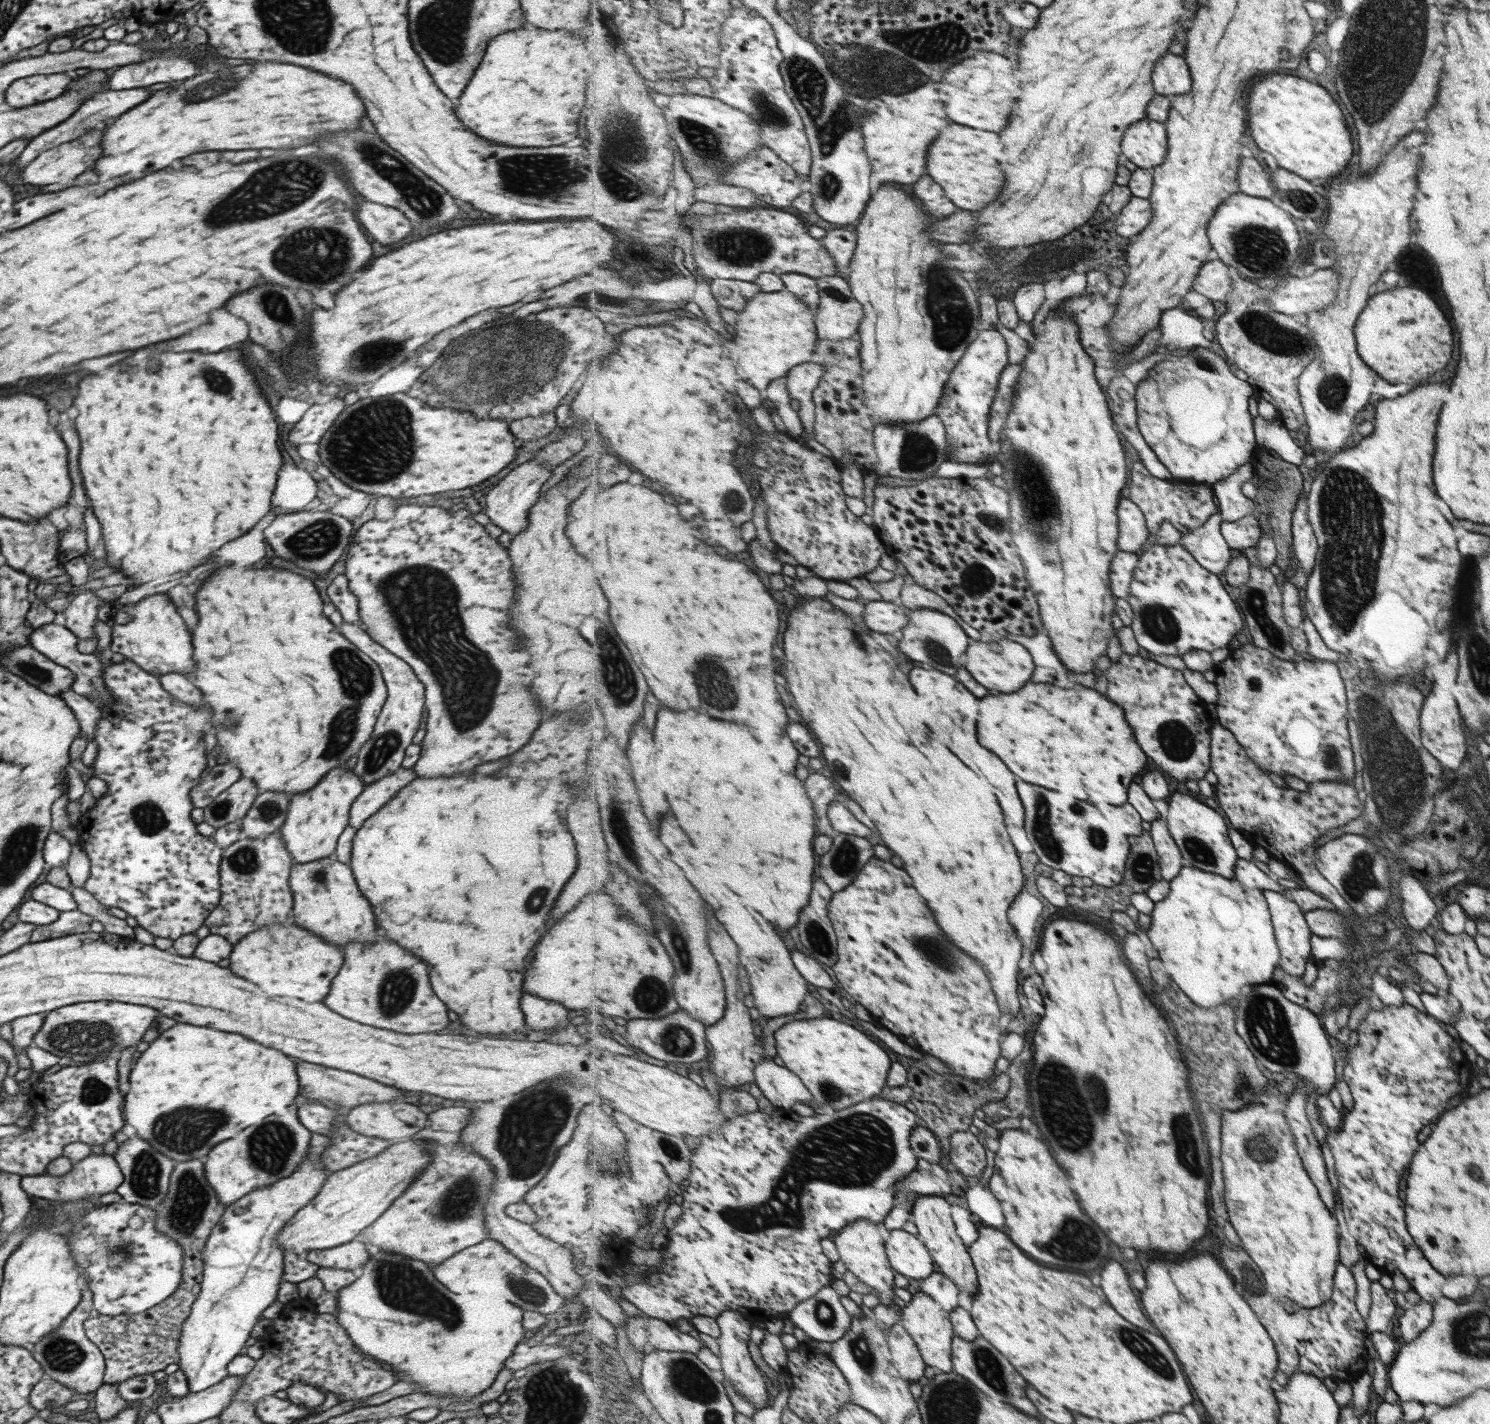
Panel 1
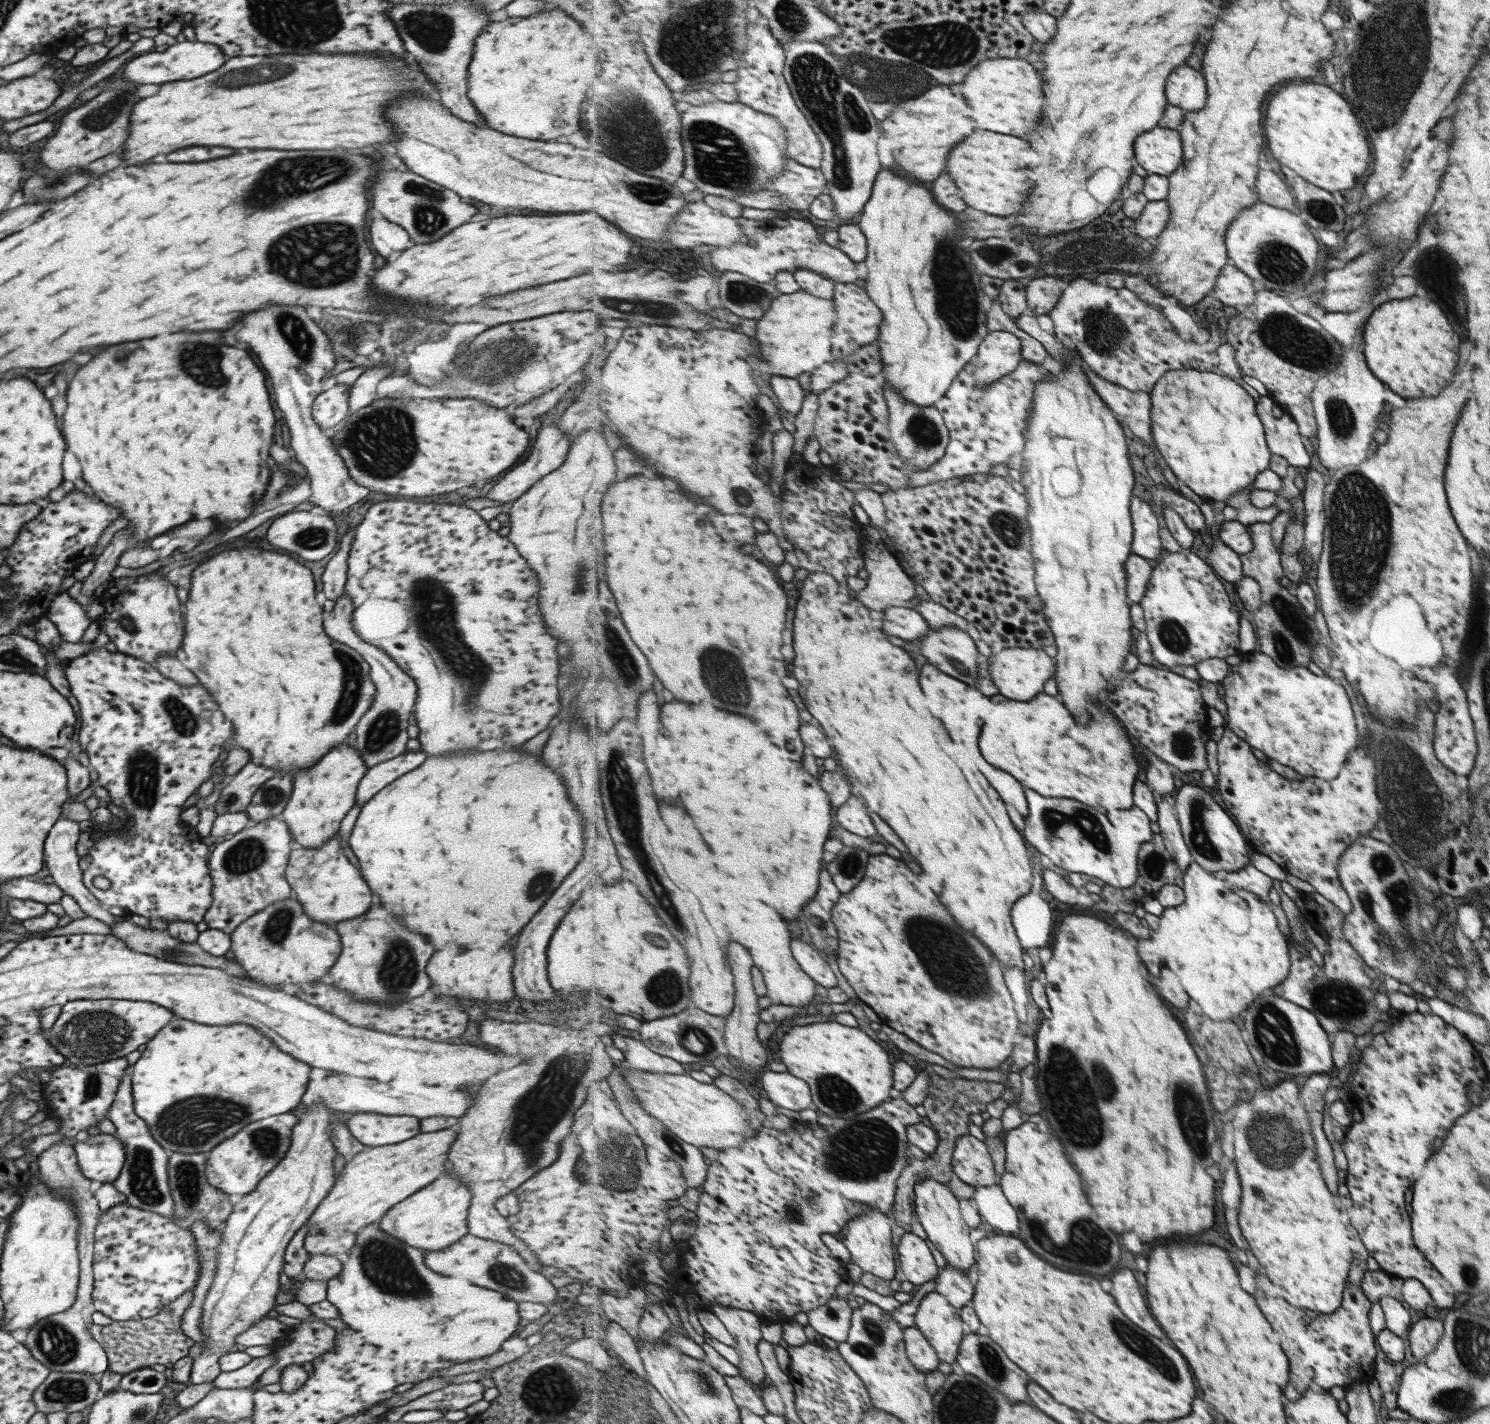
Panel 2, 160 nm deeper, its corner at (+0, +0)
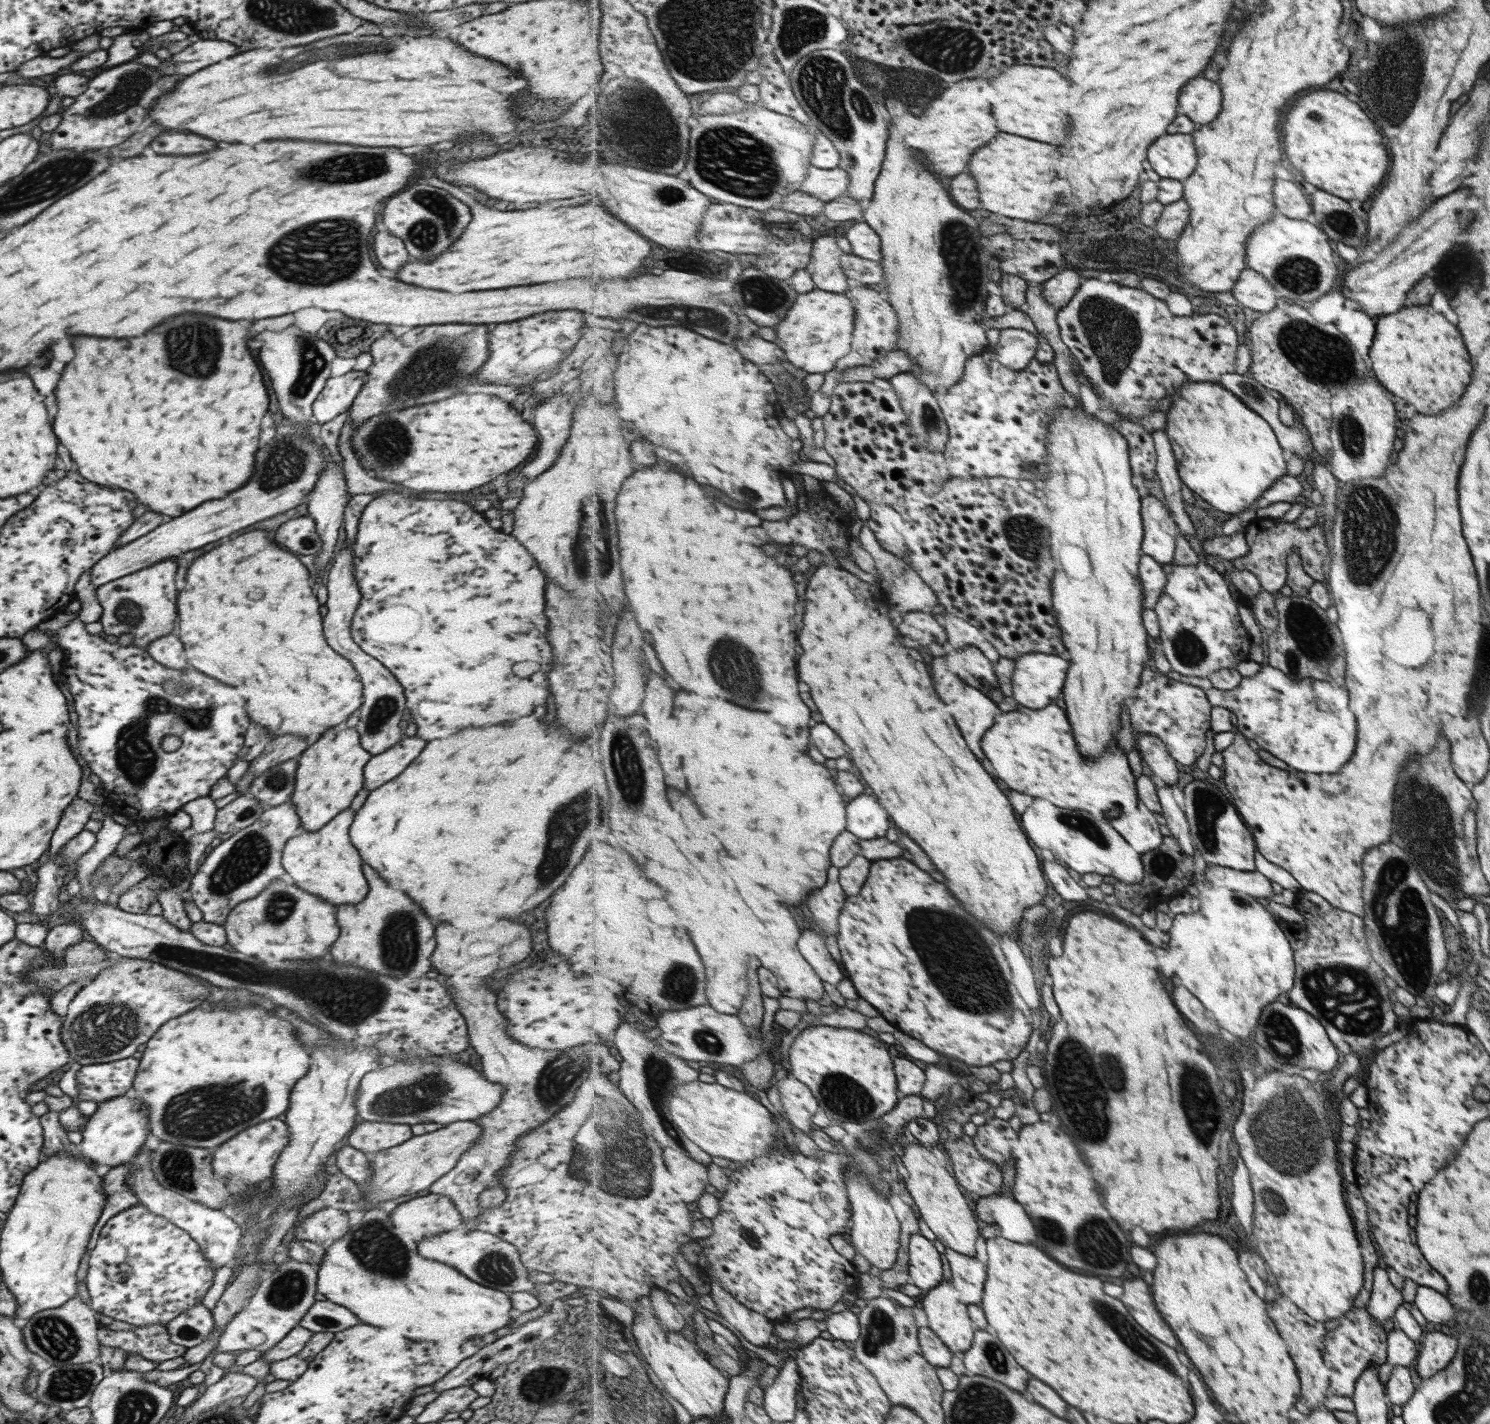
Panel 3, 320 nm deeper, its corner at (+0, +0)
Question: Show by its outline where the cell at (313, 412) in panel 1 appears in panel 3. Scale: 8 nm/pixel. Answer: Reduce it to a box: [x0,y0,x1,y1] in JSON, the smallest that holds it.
[312,369,366,426]

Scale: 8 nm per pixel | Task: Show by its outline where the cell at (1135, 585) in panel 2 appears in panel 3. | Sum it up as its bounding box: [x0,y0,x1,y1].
[1140,554,1169,609]

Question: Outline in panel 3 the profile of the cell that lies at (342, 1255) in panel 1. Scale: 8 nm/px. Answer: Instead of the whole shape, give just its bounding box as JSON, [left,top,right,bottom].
[295,1207,349,1244]

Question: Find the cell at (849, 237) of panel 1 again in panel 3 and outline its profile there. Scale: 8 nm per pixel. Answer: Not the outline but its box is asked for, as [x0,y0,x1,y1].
[846,221,881,261]

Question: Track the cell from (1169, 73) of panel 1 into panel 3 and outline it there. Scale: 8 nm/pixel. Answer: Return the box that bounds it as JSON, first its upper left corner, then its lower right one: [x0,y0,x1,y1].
[1180,75,1224,125]

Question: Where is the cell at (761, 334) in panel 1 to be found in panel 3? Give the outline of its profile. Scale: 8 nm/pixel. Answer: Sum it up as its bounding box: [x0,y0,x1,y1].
[776,289,856,374]

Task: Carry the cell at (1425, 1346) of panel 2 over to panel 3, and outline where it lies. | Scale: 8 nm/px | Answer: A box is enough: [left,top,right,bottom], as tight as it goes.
[1415,1330,1457,1378]

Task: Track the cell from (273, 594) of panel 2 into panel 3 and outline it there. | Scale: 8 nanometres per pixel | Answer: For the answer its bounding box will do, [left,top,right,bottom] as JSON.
[177,530,362,741]

